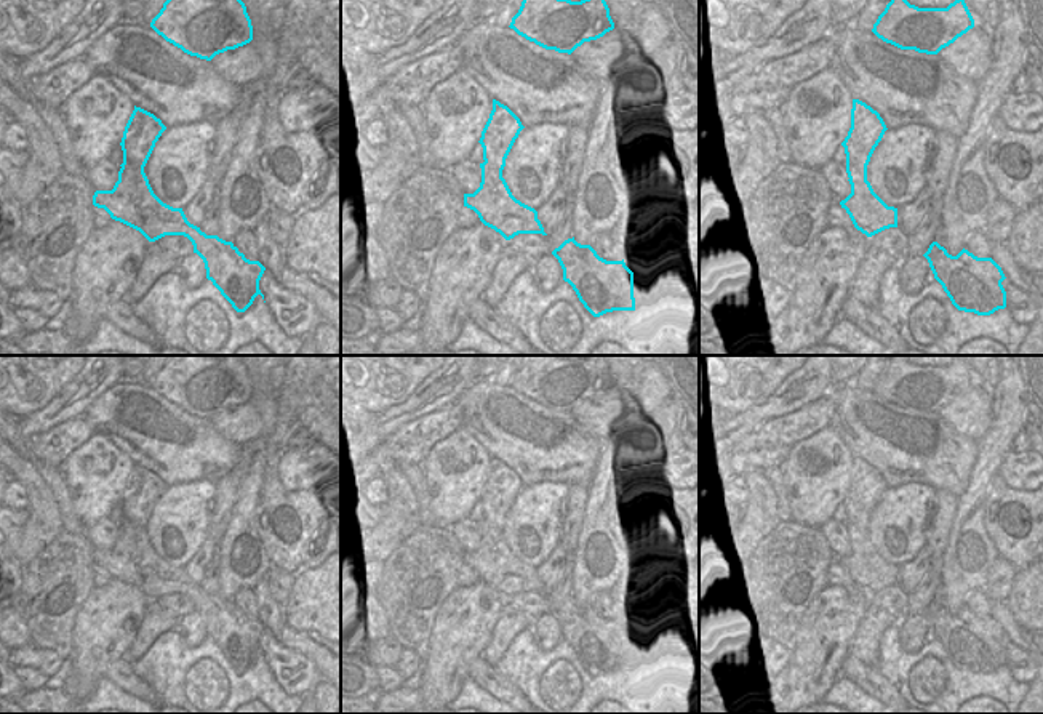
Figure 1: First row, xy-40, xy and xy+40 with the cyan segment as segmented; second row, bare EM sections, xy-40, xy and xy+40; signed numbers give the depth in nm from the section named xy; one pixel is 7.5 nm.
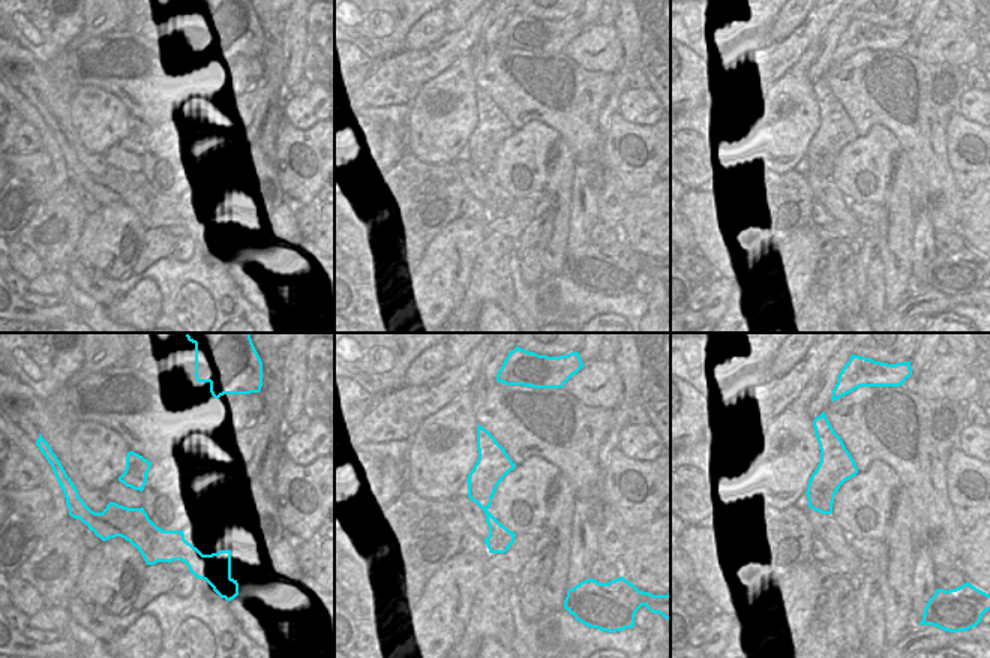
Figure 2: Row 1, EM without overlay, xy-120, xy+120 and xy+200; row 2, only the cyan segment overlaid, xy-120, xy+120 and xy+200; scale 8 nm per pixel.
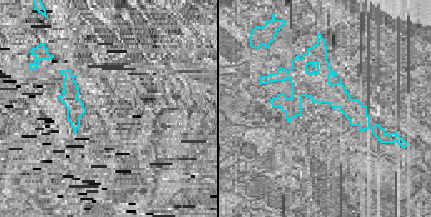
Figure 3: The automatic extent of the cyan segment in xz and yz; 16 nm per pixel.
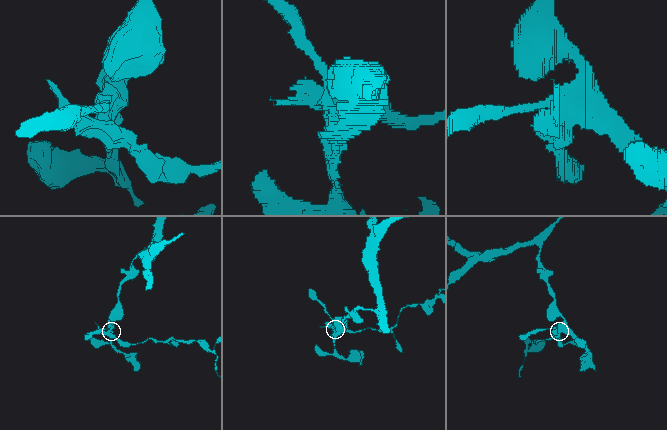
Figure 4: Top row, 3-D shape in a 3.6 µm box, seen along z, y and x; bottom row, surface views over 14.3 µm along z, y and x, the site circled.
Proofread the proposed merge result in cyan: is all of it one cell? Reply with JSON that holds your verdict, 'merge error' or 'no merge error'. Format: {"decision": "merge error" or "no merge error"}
{"decision": "merge error"}

